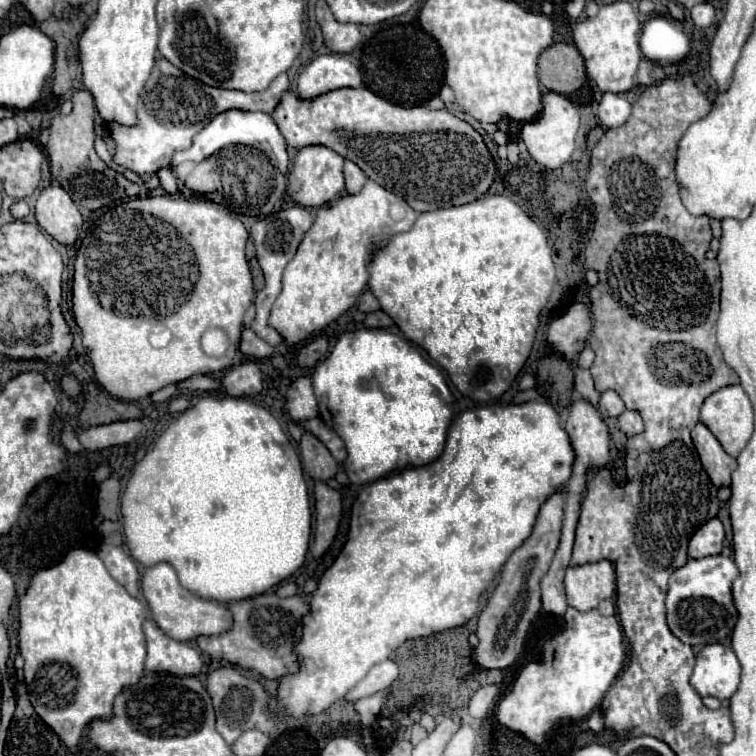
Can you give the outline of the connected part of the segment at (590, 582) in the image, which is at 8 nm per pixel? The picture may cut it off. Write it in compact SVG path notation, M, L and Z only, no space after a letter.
M602 559L580 567L568 567L564 587L570 607L578 611L596 609L600 601L616 595L614 565L608 559Z

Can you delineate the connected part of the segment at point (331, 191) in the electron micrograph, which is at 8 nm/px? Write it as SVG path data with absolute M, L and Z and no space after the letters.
M310 145L296 153L292 167L288 171L288 195L290 199L304 207L322 207L344 193L344 157L334 153L324 145Z

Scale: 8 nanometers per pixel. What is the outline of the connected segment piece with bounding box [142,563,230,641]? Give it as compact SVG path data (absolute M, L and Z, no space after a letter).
M158 563L144 571L142 593L148 601L154 621L168 637L174 637L178 641L196 641L198 637L210 637L230 629L230 609L216 601L206 601L184 589L178 581L176 571L168 563Z

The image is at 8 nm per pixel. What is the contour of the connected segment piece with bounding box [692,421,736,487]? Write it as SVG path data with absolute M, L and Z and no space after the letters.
M702 421L692 429L692 441L710 481L716 487L730 485L730 475L736 469L736 459L722 449L718 439Z

